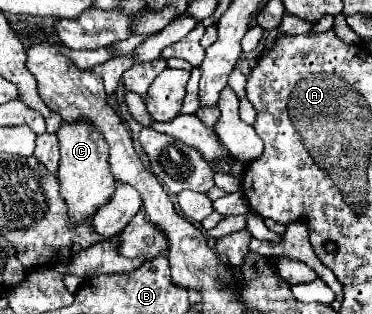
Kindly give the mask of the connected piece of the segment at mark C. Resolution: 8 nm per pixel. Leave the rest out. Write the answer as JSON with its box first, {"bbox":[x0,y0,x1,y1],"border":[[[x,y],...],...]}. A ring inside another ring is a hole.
{"bbox":[57,122,113,224],"border":[[[61,122],[57,130],[59,146],[61,146],[61,162],[57,170],[57,178],[61,182],[61,198],[69,206],[69,216],[73,224],[79,224],[93,216],[99,206],[103,206],[113,194],[113,174],[109,172],[109,148],[97,132],[93,132],[93,124],[69,124]]]}

